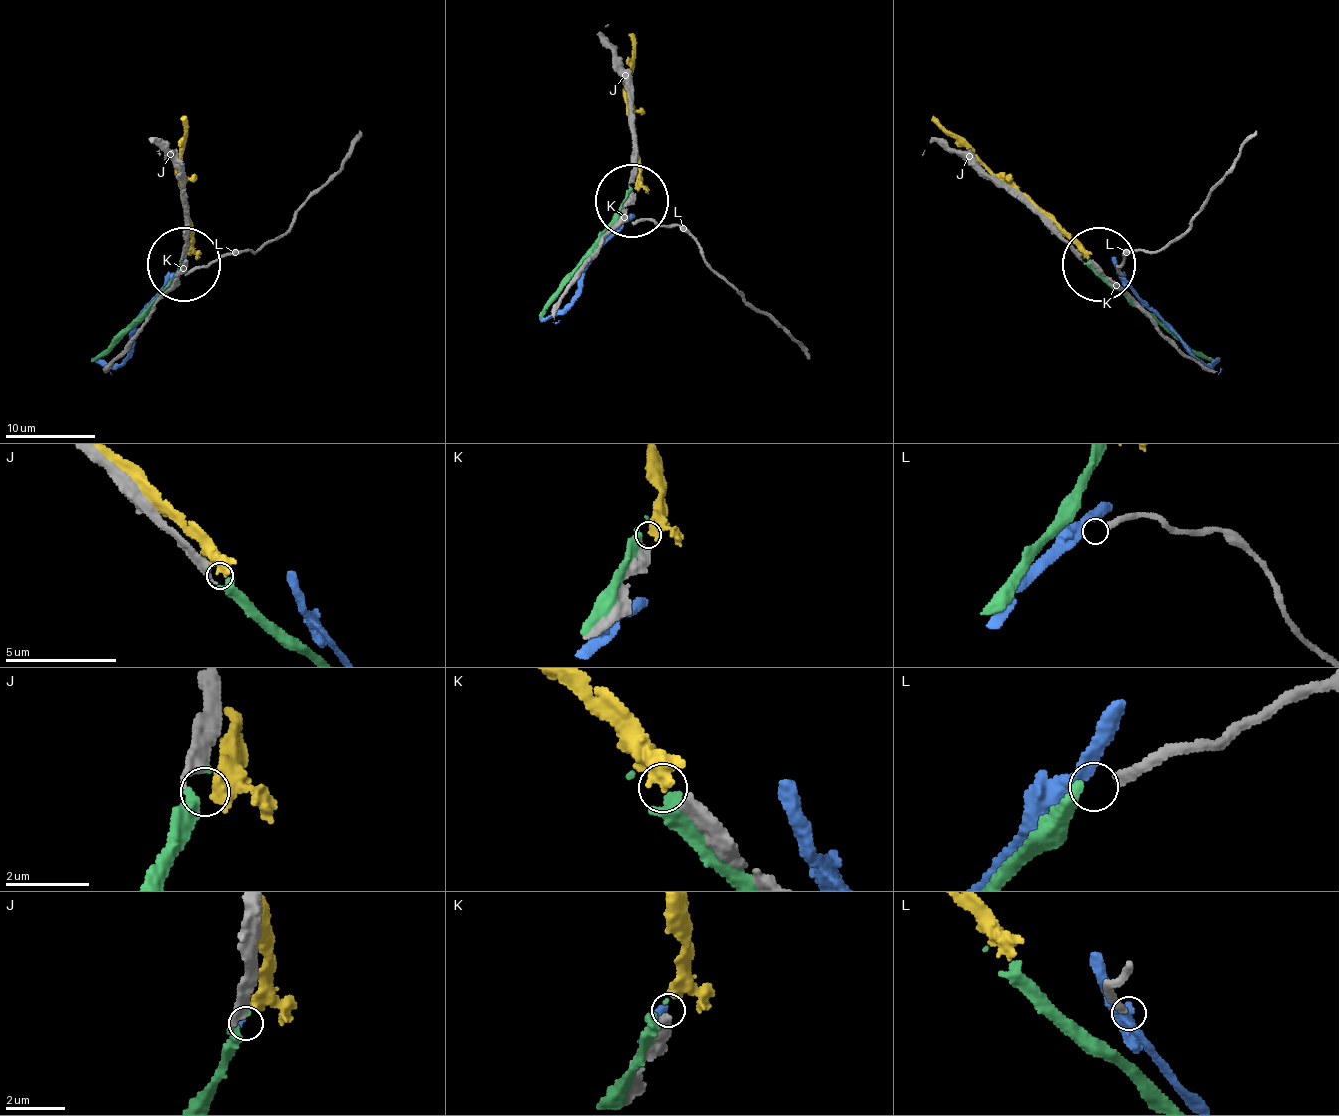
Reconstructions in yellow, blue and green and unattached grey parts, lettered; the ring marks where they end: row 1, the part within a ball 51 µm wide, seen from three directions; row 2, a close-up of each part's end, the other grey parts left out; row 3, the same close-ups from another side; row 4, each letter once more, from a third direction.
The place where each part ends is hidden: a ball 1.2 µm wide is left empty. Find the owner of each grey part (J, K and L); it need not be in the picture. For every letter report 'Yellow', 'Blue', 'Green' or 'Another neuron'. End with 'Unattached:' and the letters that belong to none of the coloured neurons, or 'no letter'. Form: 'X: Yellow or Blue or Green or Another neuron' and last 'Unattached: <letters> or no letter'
J: Green
K: Yellow
L: Another neuron
Unattached: L

